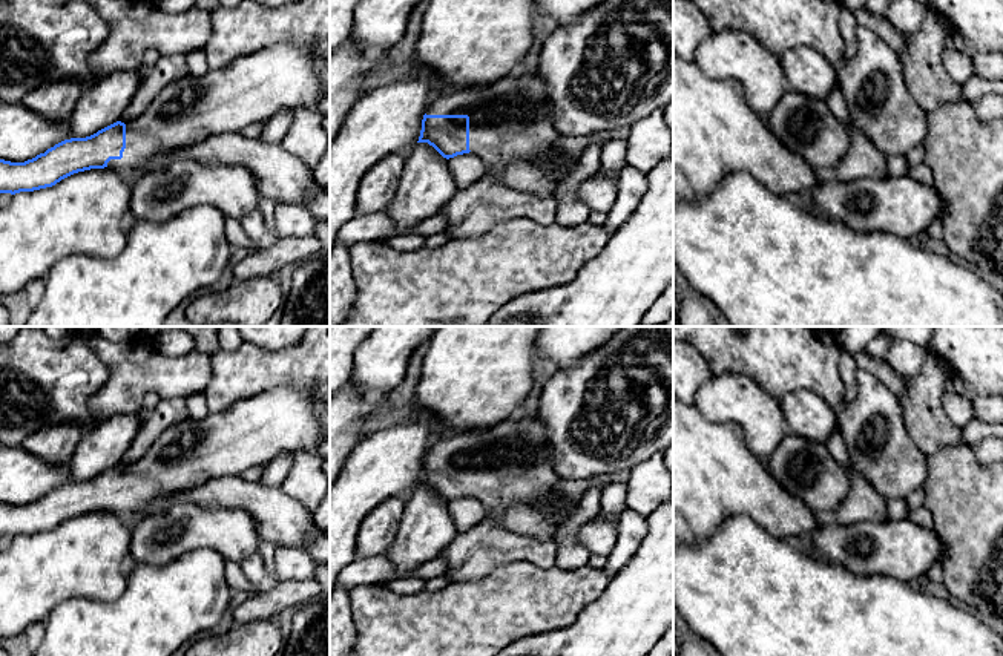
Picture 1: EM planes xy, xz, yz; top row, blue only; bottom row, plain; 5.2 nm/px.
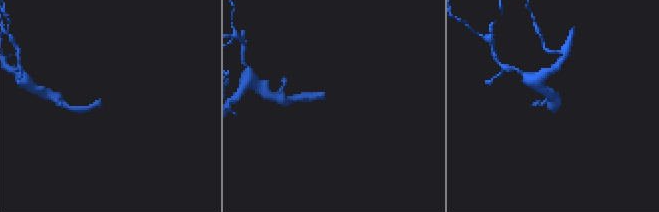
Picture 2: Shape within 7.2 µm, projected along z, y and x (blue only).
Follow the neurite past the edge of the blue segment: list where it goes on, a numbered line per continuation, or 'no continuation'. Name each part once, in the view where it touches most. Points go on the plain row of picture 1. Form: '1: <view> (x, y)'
1: xz (511, 463)

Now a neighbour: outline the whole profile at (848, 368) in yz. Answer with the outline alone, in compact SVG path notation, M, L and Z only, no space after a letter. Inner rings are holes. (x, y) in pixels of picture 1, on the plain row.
M840 348L839 356L839 372L844 382L844 403L845 406L851 405L856 400L857 395L857 363L854 360L854 356L848 351Z

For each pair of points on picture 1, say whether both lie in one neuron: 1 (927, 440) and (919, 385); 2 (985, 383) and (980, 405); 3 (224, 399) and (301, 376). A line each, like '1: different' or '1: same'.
1: same
2: different
3: same

